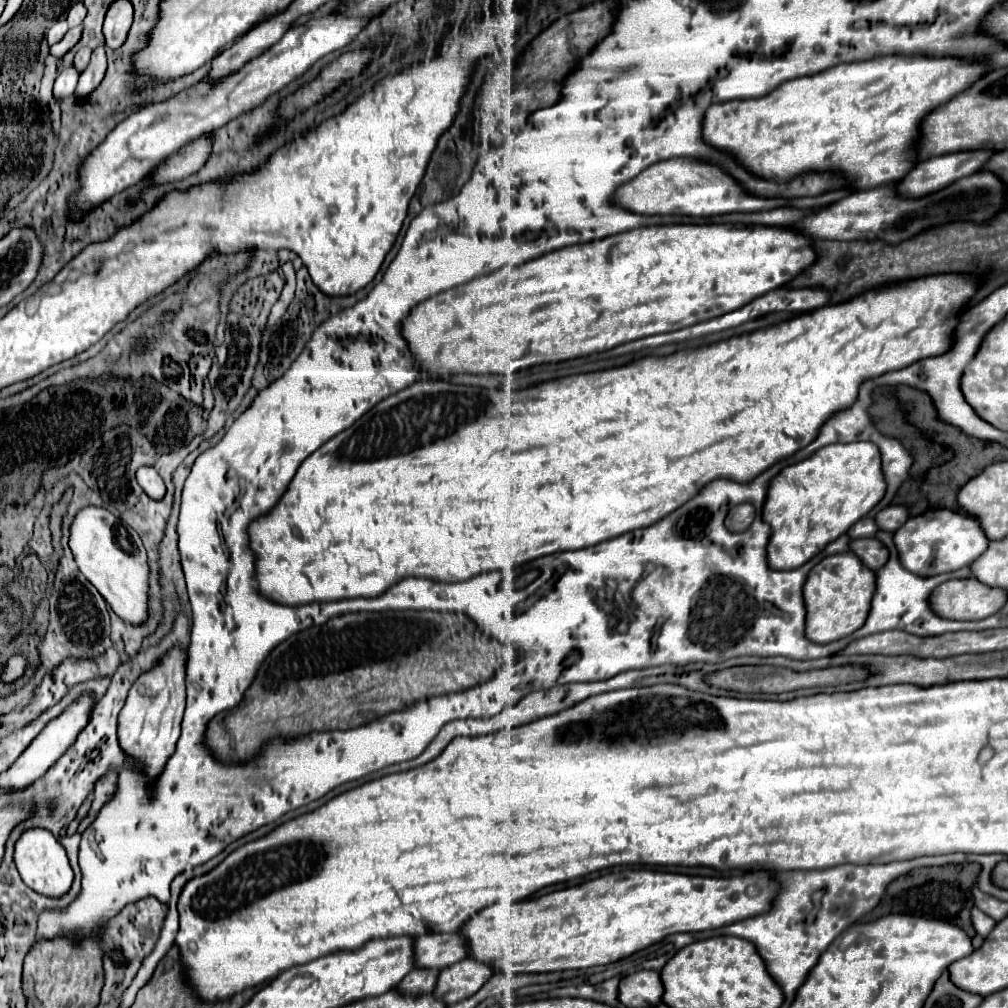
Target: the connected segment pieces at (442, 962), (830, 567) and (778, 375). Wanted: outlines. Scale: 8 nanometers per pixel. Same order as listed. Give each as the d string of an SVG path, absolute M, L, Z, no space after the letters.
M434 933L414 939L416 969L444 969L468 957L468 949L458 933Z
M838 553L824 557L814 565L802 587L806 605L806 637L812 643L832 643L852 635L868 617L870 601L876 591L876 575L854 553Z
M930 275L914 281L900 281L890 287L868 291L848 303L820 307L786 323L758 329L754 333L732 337L708 347L678 351L668 357L644 357L624 367L570 375L514 393L506 393L504 389L486 393L482 387L466 387L448 381L416 381L414 385L374 405L374 409L364 413L364 417L360 417L350 429L338 433L338 437L332 437L326 445L306 457L294 475L294 487L290 481L280 501L266 515L256 517L248 525L250 549L256 557L256 589L266 595L266 599L282 605L378 597L384 593L384 589L390 589L404 577L426 577L442 583L466 581L486 571L506 569L506 565L514 567L550 553L584 549L606 539L614 539L622 533L648 527L692 499L706 483L722 477L748 483L770 465L806 447L836 411L846 409L856 401L862 381L908 367L920 359L946 353L952 347L950 343L954 325L958 321L958 311L970 301L976 289L978 281L968 275Z

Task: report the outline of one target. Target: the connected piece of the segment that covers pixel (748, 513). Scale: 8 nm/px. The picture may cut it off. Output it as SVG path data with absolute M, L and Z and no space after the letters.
M742 503L734 507L726 517L726 527L730 531L746 531L754 519L754 509L750 503Z

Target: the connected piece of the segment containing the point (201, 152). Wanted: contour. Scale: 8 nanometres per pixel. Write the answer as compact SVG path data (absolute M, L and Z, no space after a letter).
M210 135L196 139L194 143L186 145L184 149L180 149L180 153L174 153L172 157L168 157L166 161L162 161L154 171L154 183L174 183L178 179L184 179L192 173L196 173L210 155Z

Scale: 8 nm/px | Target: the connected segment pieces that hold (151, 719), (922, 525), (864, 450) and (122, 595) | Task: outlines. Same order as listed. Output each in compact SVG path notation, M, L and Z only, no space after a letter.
M172 647L158 665L138 677L130 689L128 703L118 717L118 737L124 753L144 761L146 771L152 777L162 773L180 737L180 721L186 707L186 659L188 655L182 647Z
M930 509L916 517L910 517L894 533L894 545L904 569L920 577L932 577L970 565L976 557L980 557L986 551L988 539L974 517L950 509Z
M870 441L858 443L834 443L818 449L812 457L784 467L772 481L766 493L762 521L770 525L772 535L766 547L766 559L770 569L796 569L818 555L830 541L844 535L858 519L862 519L886 493L886 481L882 475L880 451Z
M82 507L70 525L70 551L78 569L126 623L146 621L148 563L138 533L104 507Z

